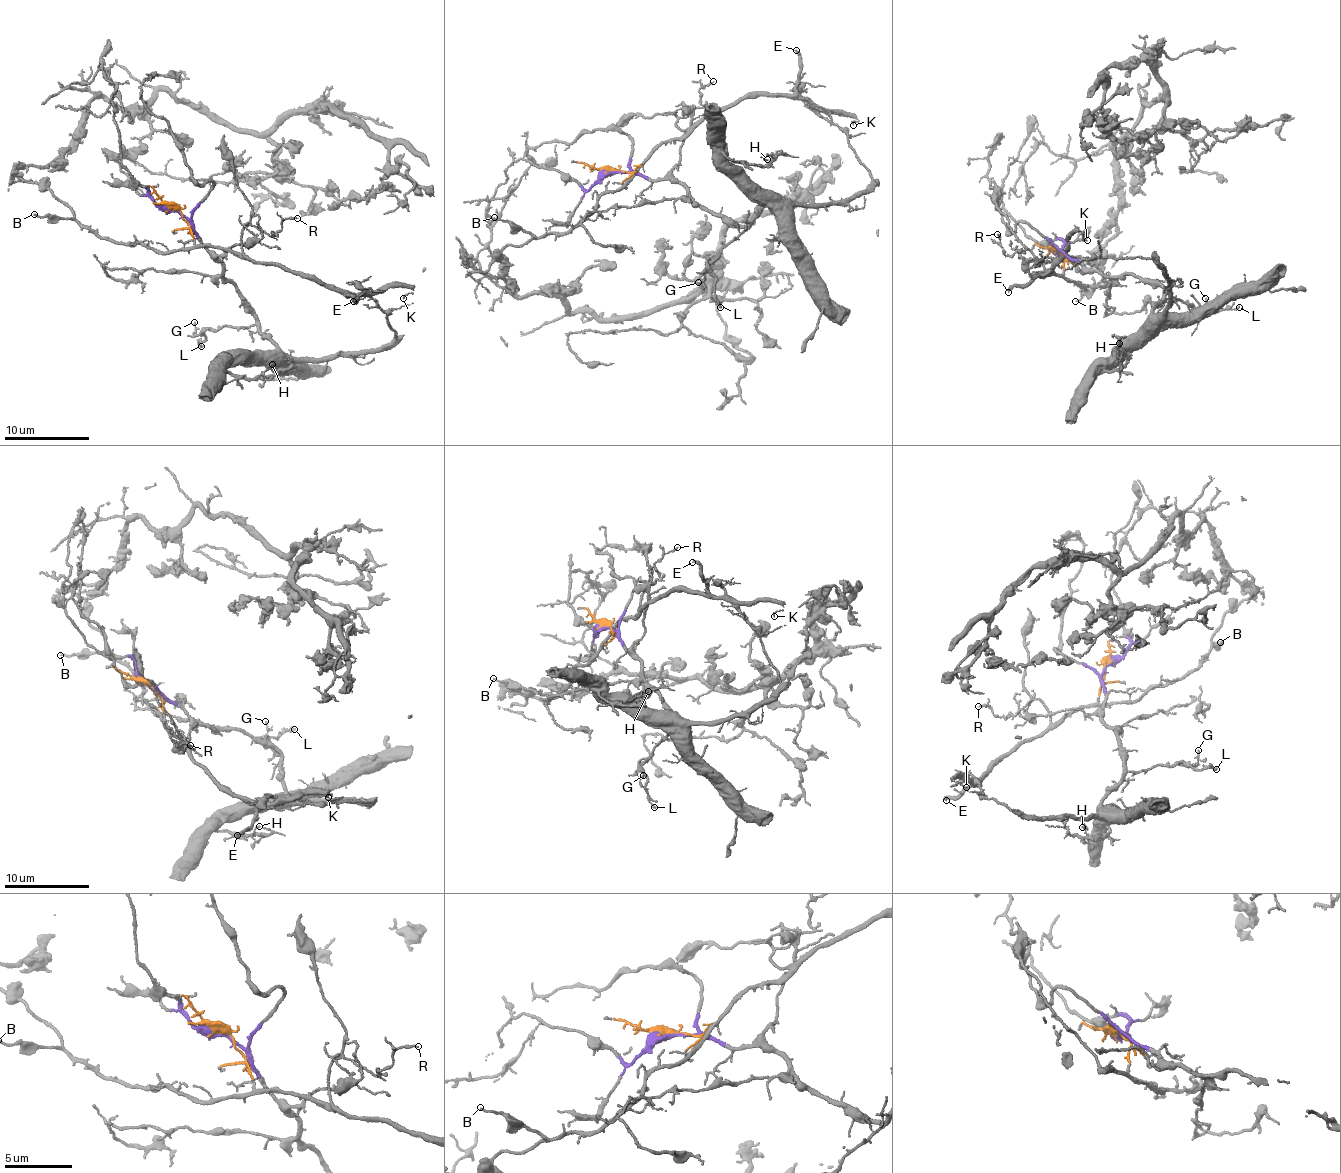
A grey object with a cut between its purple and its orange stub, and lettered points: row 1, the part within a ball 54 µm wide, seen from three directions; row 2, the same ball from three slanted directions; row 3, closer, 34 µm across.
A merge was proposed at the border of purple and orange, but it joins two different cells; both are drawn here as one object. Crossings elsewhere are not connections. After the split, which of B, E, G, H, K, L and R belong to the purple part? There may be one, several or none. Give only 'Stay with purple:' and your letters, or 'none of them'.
Stay with purple: G, H, L

